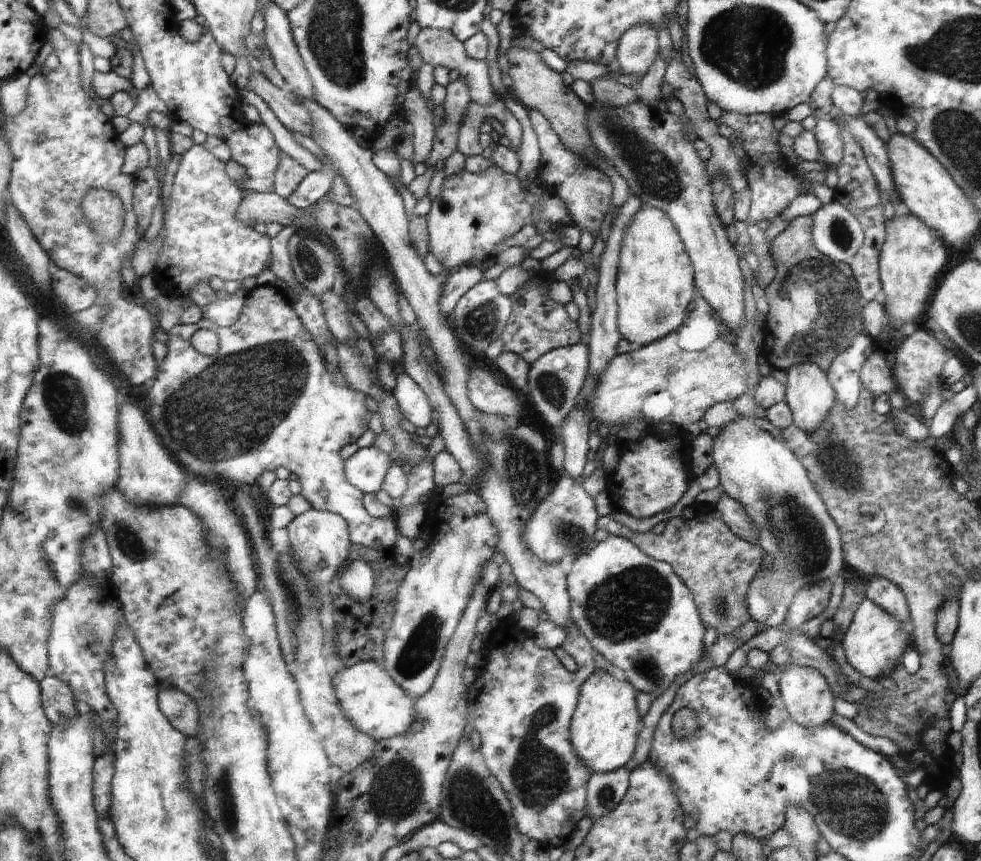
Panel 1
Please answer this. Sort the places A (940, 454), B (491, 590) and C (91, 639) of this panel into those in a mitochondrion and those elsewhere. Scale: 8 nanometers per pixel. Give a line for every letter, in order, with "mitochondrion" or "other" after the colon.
A: other
B: other
C: mitochondrion

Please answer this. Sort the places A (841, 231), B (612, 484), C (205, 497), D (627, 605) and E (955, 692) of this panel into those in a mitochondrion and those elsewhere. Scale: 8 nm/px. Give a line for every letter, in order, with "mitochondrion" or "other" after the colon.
A: mitochondrion
B: other
C: other
D: mitochondrion
E: other

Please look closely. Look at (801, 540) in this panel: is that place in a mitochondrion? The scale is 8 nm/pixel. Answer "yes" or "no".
yes

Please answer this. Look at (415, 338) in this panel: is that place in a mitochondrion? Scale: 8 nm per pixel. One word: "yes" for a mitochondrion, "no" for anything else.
no

